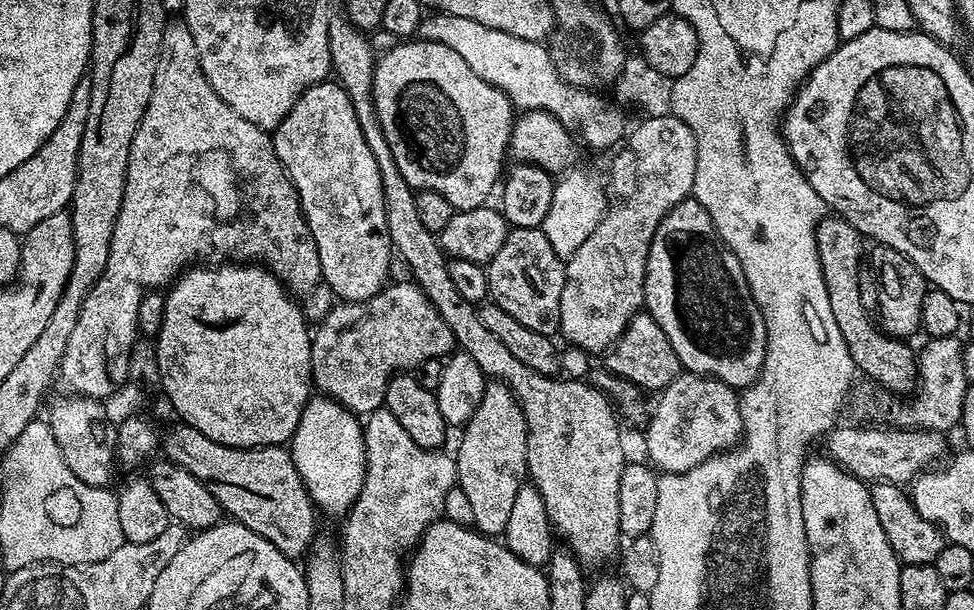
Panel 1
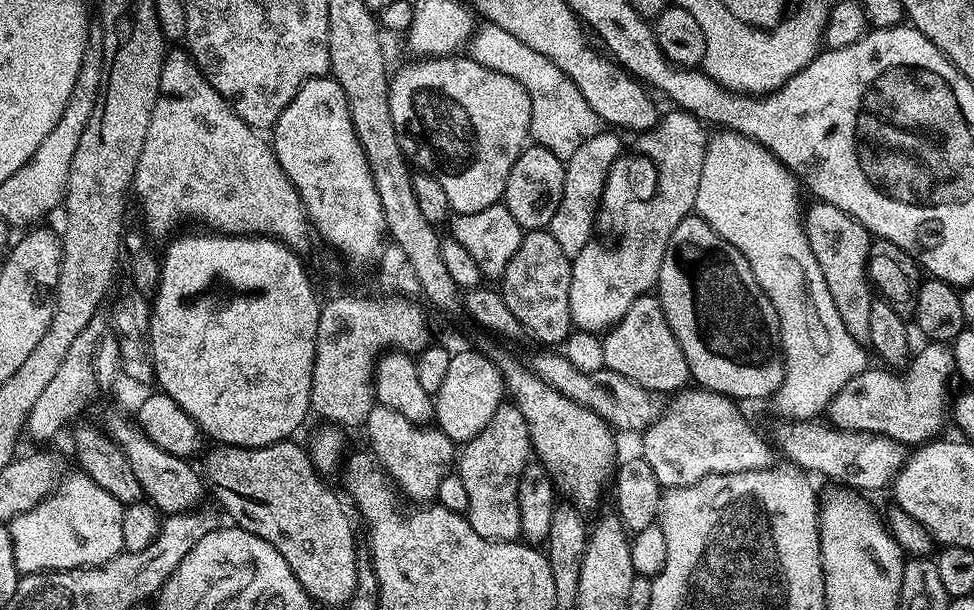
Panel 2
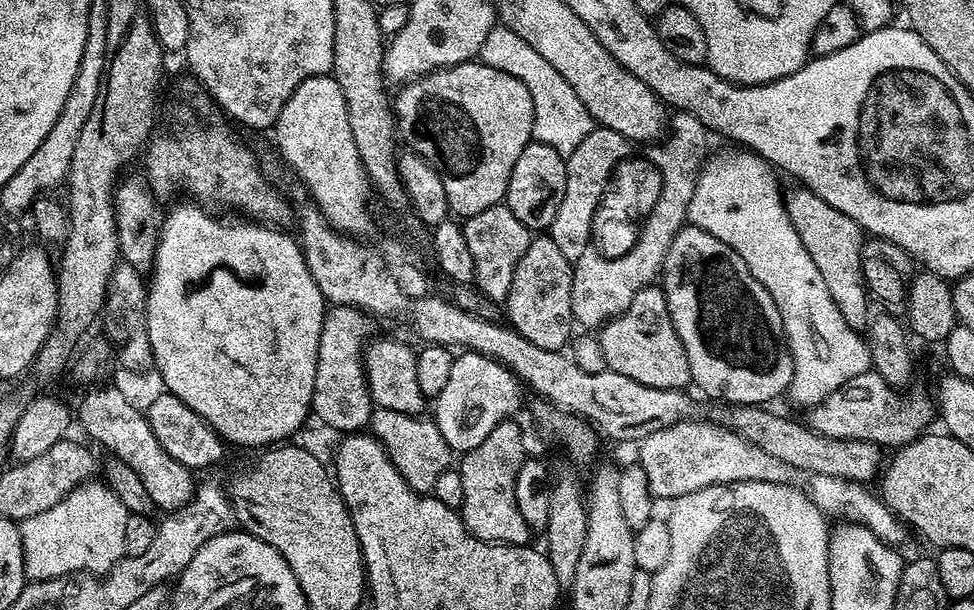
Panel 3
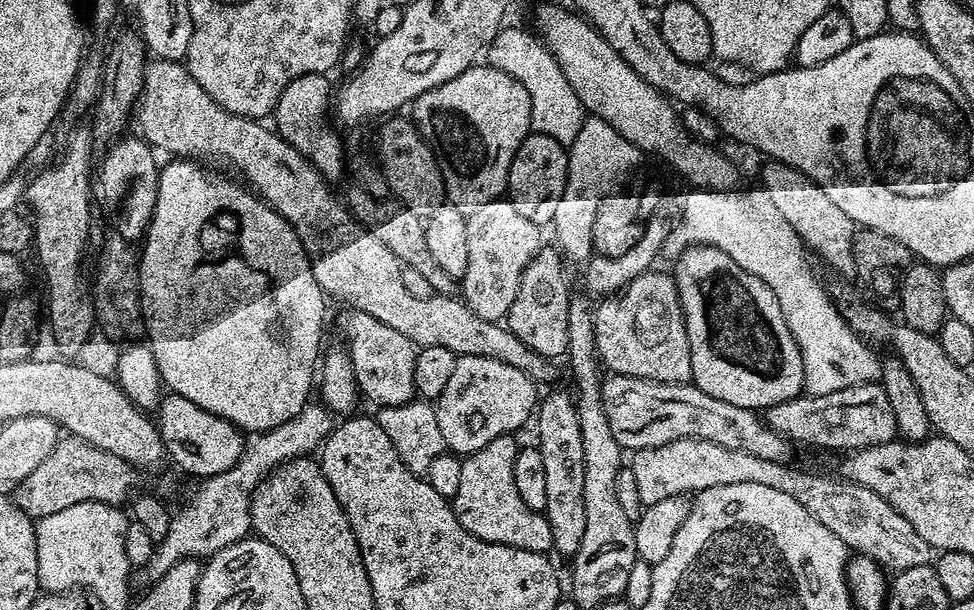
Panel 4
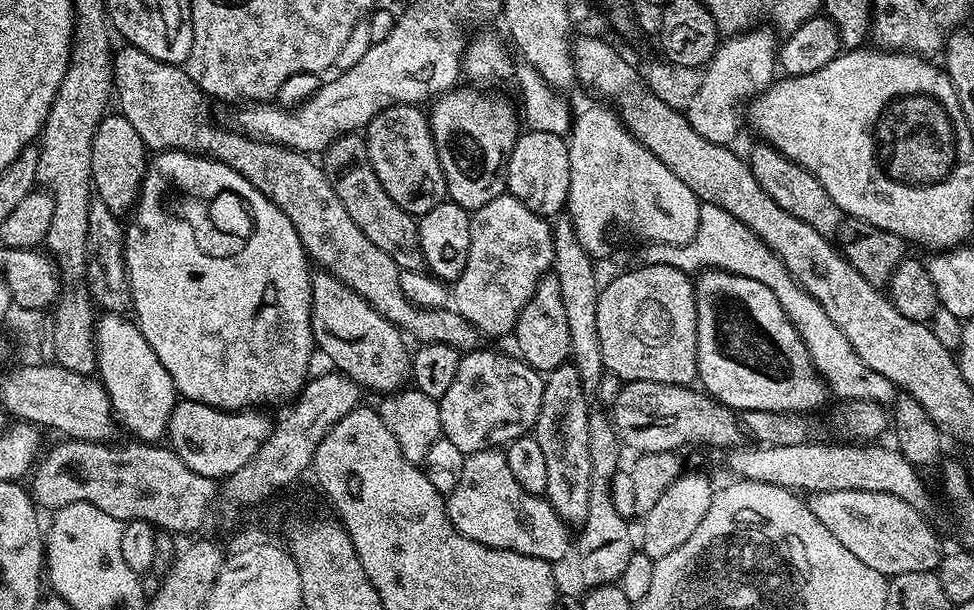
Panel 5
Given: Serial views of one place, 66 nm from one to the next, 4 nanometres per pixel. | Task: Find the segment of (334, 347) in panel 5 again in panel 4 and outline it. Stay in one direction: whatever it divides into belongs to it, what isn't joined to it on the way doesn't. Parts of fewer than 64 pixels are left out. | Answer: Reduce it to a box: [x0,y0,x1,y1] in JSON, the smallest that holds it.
[340,310,416,408]

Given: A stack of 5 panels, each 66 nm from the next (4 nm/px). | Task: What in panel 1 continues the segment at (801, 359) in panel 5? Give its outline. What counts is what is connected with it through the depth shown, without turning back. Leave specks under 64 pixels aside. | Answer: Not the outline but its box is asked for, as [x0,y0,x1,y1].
[644,198,768,390]

